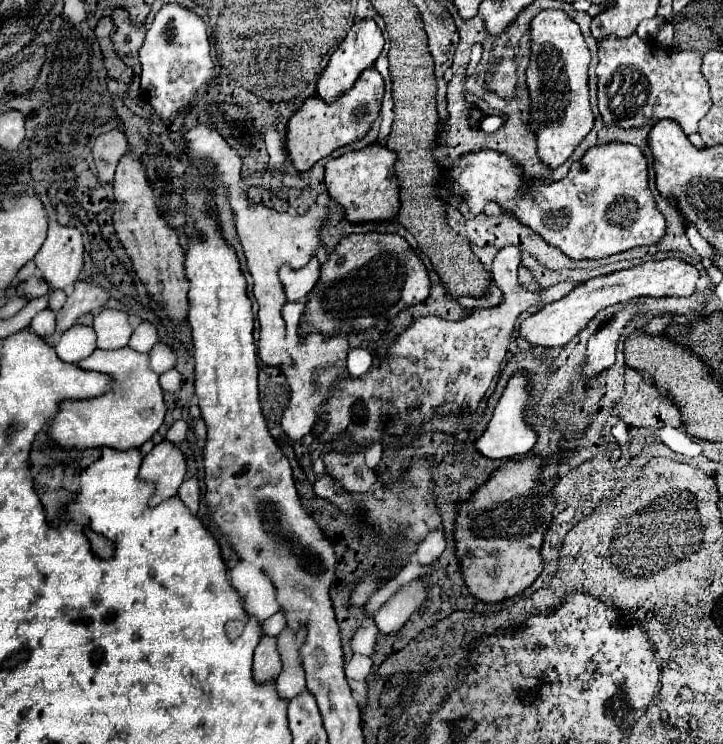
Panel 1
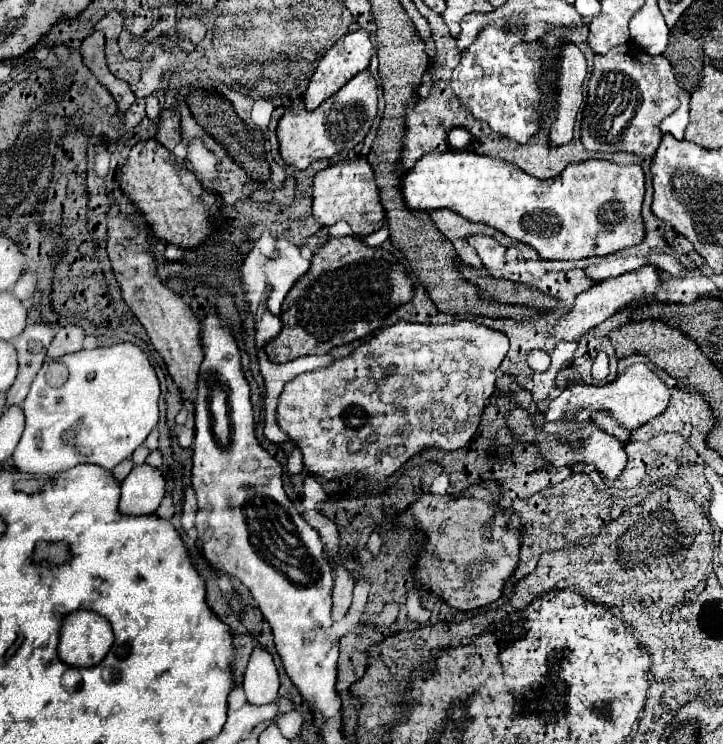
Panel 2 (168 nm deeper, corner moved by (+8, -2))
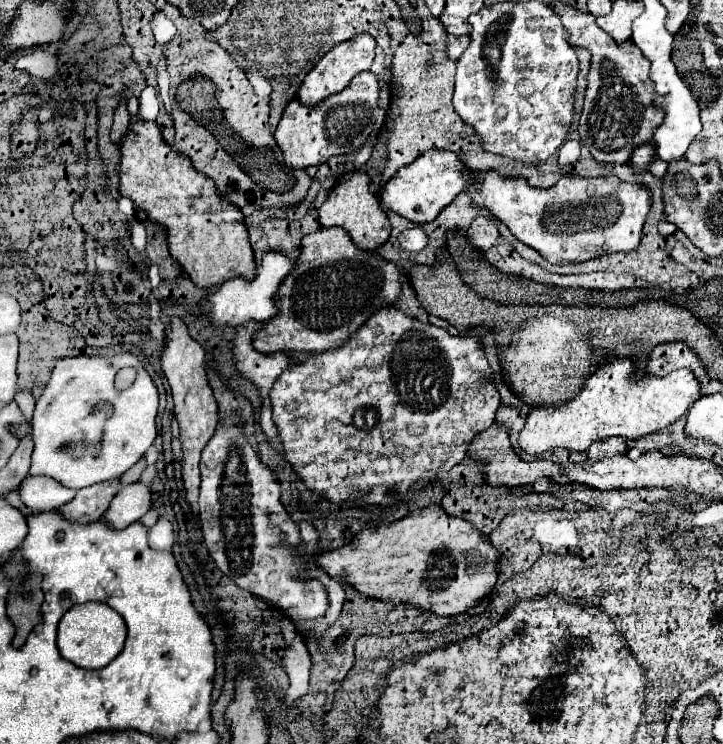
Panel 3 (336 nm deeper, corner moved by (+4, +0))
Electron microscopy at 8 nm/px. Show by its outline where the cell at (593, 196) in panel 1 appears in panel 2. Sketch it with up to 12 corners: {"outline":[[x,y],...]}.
{"outline":[[468,150],[402,176],[410,210],[450,208],[544,260],[646,236],[642,168],[538,180]]}

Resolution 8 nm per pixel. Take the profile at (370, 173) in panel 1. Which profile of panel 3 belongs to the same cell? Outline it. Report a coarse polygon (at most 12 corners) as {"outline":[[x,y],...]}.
{"outline":[[346,174],[318,208],[324,228],[344,228],[362,250],[390,236],[370,176]]}

